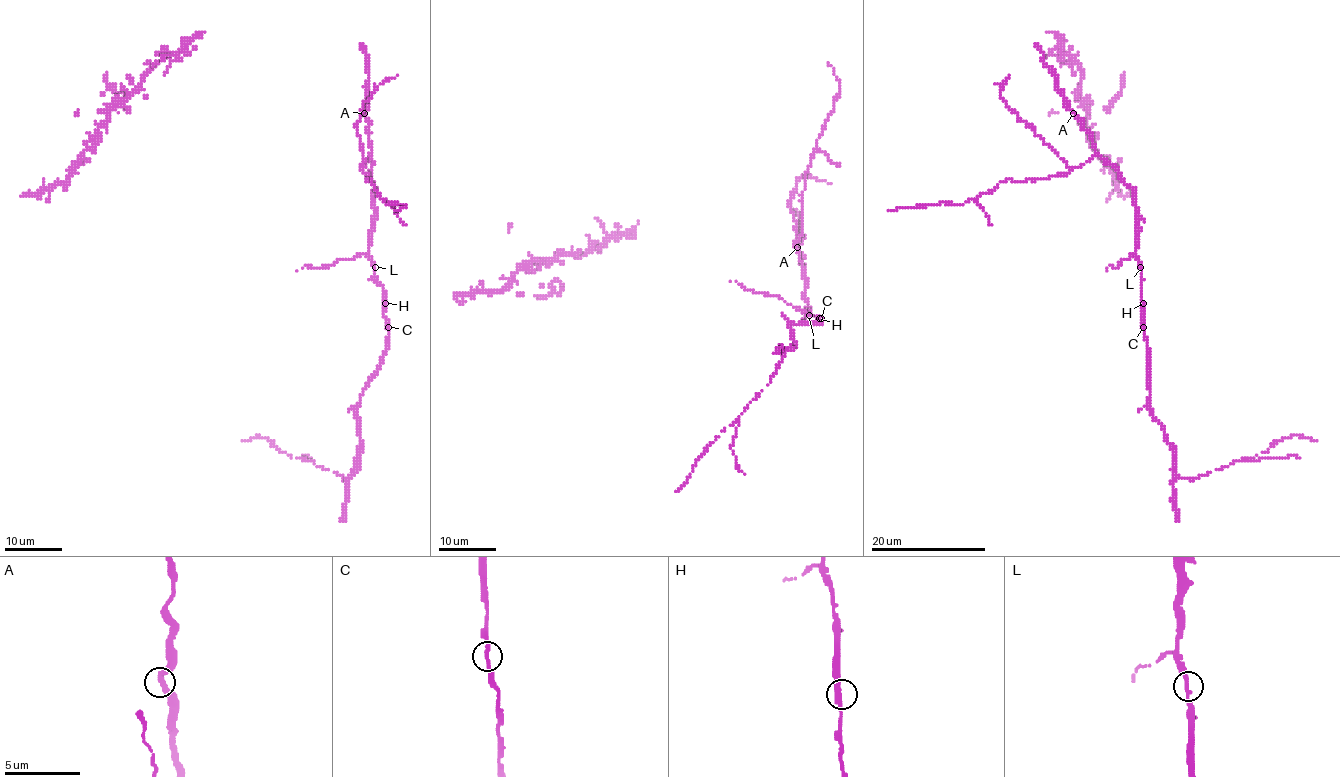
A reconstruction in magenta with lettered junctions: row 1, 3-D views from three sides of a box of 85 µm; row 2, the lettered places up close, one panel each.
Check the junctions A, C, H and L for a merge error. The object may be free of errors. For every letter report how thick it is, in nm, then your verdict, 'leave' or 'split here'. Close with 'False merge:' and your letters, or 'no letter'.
A: 340 nm thick; leave
C: 320 nm thick; leave
H: 340 nm thick; leave
L: 320 nm thick; leave
False merge: no letter

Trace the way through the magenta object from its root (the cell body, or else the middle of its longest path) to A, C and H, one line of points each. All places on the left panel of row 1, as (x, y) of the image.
A: (371, 153), (369, 120), (364, 113)
C: (371, 153), (369, 181), (374, 187), (375, 225), (369, 259), (374, 279), (382, 287), (384, 318), (388, 328)
H: (371, 153), (369, 181), (374, 187), (375, 225), (369, 259), (374, 279), (382, 287), (385, 303)

